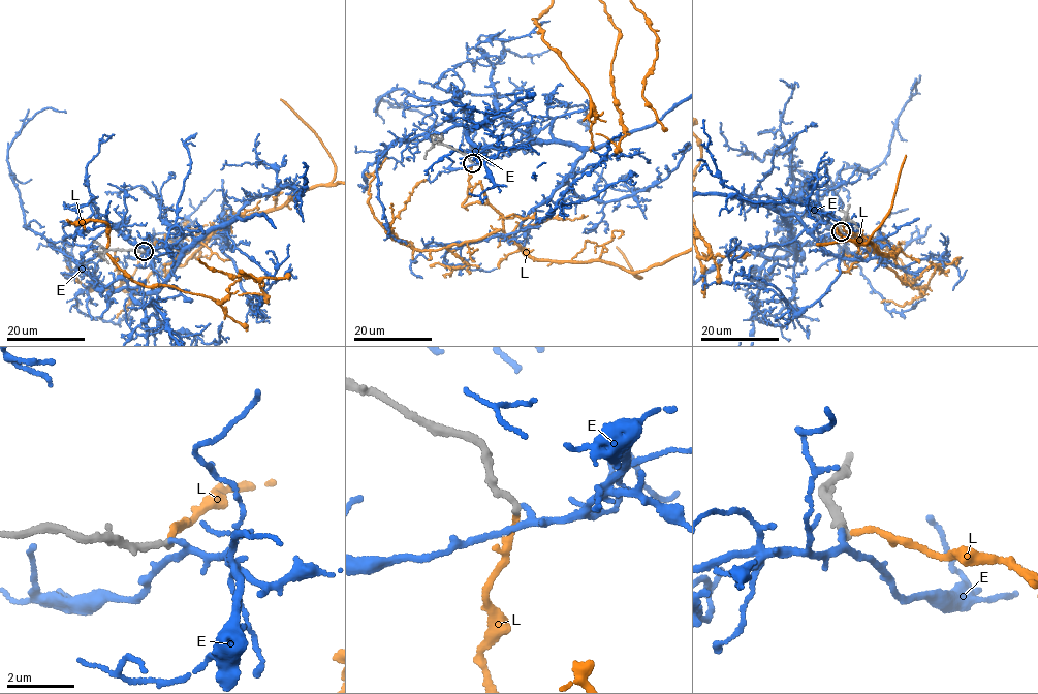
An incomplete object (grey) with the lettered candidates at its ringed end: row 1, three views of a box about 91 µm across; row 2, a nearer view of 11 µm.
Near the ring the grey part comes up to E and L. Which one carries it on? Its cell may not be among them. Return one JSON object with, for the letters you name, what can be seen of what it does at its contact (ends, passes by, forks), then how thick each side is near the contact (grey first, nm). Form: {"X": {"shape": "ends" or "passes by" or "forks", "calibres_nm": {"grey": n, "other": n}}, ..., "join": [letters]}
{"L": {"shape": "ends", "calibres_nm": {"grey": 190, "other": 150}}, "join": ["L"]}

